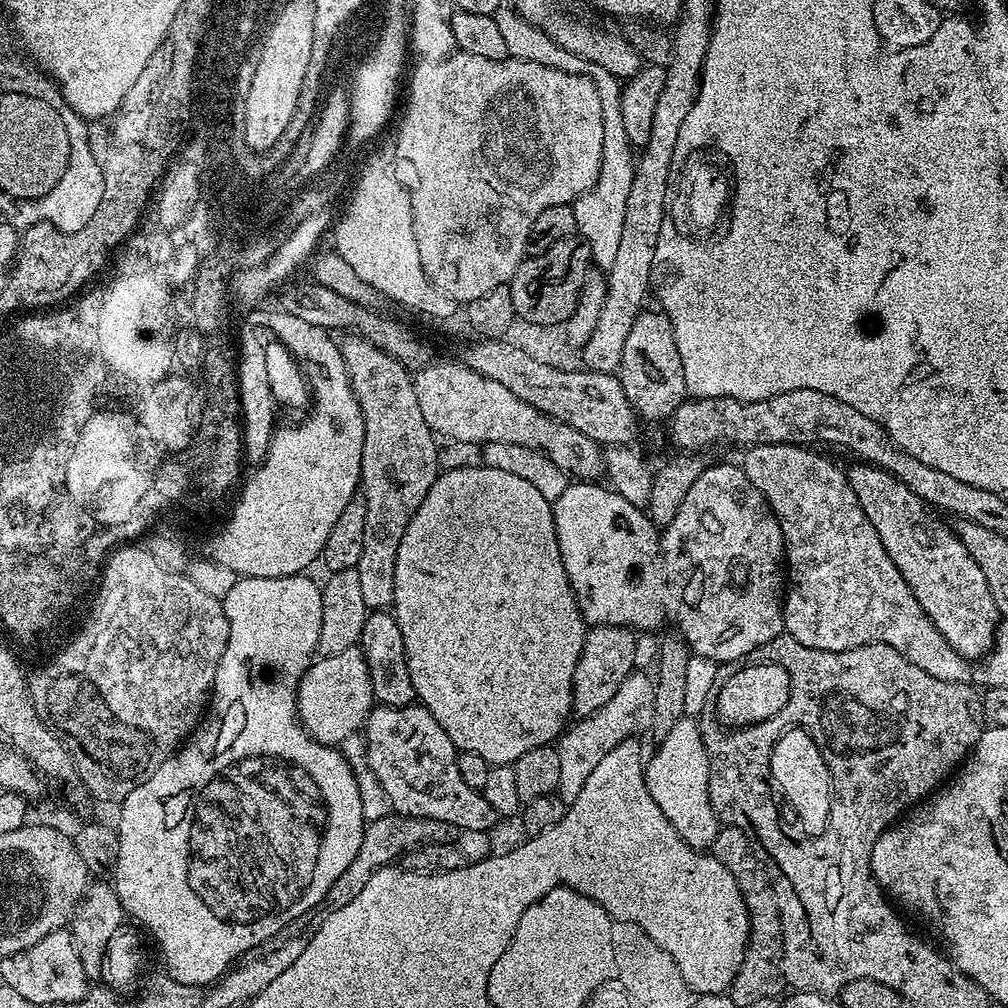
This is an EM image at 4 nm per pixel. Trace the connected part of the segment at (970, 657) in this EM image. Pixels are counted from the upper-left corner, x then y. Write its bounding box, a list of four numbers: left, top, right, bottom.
[846,462,1002,662]

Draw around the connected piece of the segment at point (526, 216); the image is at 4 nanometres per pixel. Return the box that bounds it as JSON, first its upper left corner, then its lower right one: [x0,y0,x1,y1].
[399,51,604,306]

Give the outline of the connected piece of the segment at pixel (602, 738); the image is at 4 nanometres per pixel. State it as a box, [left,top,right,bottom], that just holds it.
[555,633,659,802]

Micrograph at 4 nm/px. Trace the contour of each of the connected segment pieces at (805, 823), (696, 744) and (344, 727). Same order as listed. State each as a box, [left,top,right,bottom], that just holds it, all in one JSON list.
[[771,726,831,838],[644,718,722,849],[296,646,373,746]]

